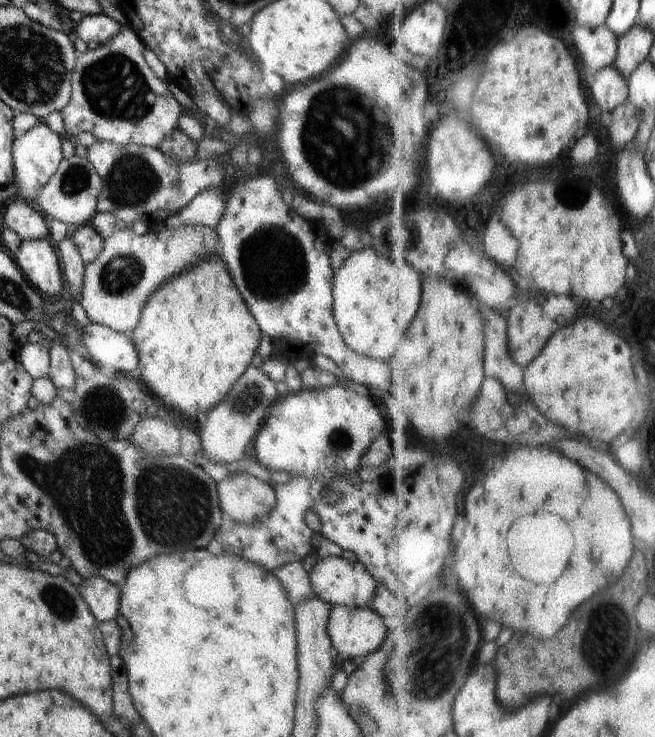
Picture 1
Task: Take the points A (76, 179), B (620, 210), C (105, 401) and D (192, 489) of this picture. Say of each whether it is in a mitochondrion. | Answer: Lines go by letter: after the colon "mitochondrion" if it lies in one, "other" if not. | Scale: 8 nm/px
A: mitochondrion
B: other
C: mitochondrion
D: mitochondrion

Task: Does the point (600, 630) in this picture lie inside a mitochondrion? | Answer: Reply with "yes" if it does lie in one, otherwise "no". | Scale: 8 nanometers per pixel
yes

